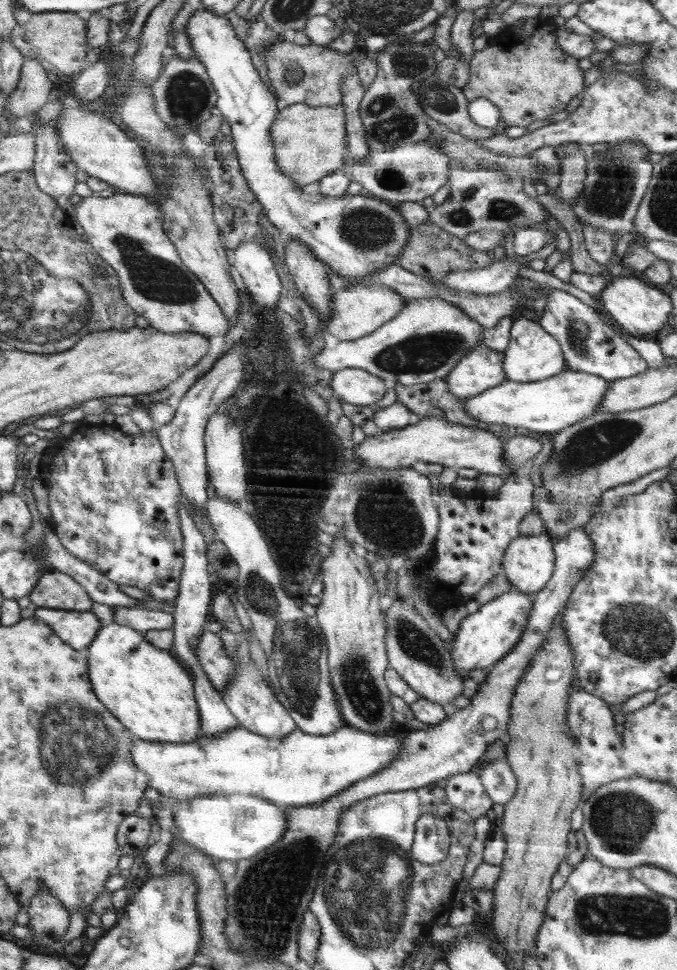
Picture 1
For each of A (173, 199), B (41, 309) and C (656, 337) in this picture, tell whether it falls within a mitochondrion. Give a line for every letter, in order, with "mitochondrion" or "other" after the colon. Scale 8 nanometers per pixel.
A: other
B: mitochondrion
C: other

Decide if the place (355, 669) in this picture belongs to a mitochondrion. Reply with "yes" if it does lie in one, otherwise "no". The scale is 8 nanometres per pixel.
yes

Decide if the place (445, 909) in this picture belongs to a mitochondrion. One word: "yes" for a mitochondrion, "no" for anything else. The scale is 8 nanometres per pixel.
no

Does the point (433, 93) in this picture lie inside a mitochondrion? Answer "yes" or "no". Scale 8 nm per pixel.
yes

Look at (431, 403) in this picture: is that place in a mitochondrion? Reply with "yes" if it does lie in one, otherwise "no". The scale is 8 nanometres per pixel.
no

